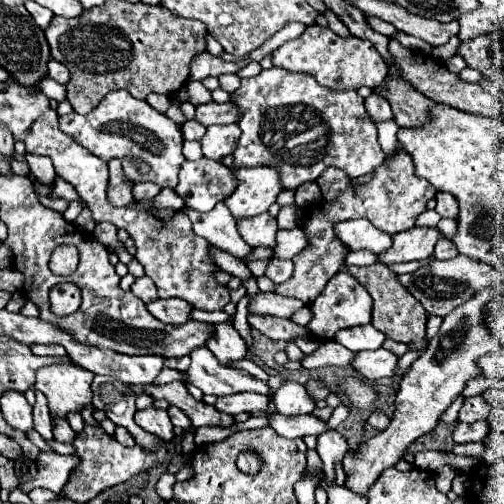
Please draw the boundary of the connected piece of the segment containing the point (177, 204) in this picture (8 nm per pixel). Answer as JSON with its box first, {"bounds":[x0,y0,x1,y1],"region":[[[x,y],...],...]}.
{"bounds":[153,190,185,210],"region":[[[161,190],[155,198],[153,198],[153,204],[157,208],[169,208],[169,210],[181,210],[185,204],[183,200],[173,192],[173,190]]]}

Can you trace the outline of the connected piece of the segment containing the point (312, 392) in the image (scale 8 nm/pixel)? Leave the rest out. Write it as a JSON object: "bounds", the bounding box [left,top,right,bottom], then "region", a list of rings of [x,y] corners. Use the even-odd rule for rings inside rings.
{"bounds":[305,380,329,402],"region":[[[309,380],[309,382],[305,384],[305,388],[307,388],[309,396],[311,396],[315,402],[325,400],[325,398],[329,396],[329,390],[325,388],[325,384],[321,384],[321,382],[317,382],[317,380]]]}

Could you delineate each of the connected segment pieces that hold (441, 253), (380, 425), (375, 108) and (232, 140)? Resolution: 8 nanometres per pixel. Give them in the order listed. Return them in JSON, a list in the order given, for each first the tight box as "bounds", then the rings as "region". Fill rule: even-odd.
[{"bounds":[433,238,459,260],"region":[[[441,238],[439,242],[437,242],[437,246],[435,246],[435,252],[433,252],[433,256],[437,258],[437,260],[449,260],[449,258],[455,258],[459,252],[457,252],[457,246],[453,244],[453,242],[447,242],[445,238]]]},{"bounds":[367,410,389,430],"region":[[[375,410],[371,416],[369,416],[369,420],[367,420],[375,430],[385,430],[387,426],[389,426],[389,418],[383,414],[383,412],[379,412],[379,410]]]},{"bounds":[365,94,393,124],"region":[[[371,94],[369,98],[365,98],[365,108],[367,108],[367,114],[371,114],[371,120],[375,124],[381,124],[381,122],[393,118],[389,102],[377,94]]]},{"bounds":[201,123,241,160],"region":[[[237,123],[209,126],[205,136],[201,138],[203,156],[213,158],[213,160],[221,160],[223,156],[233,152],[239,136],[241,136],[241,130],[239,130]]]}]

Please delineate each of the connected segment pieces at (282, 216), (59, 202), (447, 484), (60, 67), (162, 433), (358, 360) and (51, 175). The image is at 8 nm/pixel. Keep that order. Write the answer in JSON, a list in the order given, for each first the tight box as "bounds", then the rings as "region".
[{"bounds":[277,206,297,228],"region":[[[287,206],[287,208],[281,208],[281,212],[279,212],[279,216],[277,216],[277,224],[279,224],[279,228],[295,228],[297,224],[295,224],[295,208],[297,206]]]},{"bounds":[39,196,68,214],"region":[[[39,196],[39,201],[45,207],[51,208],[61,214],[63,214],[68,207],[68,202],[63,198],[50,199],[50,198]]]},{"bounds":[435,472,455,492],"region":[[[435,472],[435,484],[441,492],[451,490],[451,480],[455,478],[455,472]]]},{"bounds":[49,60,69,84],"region":[[[51,60],[51,62],[49,62],[49,76],[51,76],[53,80],[57,80],[59,84],[65,84],[65,82],[69,80],[69,70],[65,68],[65,64],[61,64],[61,62],[57,62],[57,60]]]},{"bounds":[135,408,175,440],"region":[[[155,408],[137,410],[137,412],[135,412],[135,422],[137,422],[143,430],[147,430],[147,432],[163,438],[163,440],[173,440],[173,438],[175,438],[171,420],[169,420],[169,416],[167,416],[165,410],[155,410]]]},{"bounds":[353,350,399,380],"region":[[[367,350],[367,352],[359,352],[353,360],[353,368],[355,372],[363,374],[367,380],[381,380],[381,378],[391,378],[397,374],[399,370],[399,358],[385,350]]]},{"bounds":[25,154,55,182],"region":[[[25,154],[25,160],[27,160],[29,168],[31,168],[31,174],[39,182],[53,182],[55,180],[55,168],[53,168],[49,158],[37,156],[37,154]]]}]

